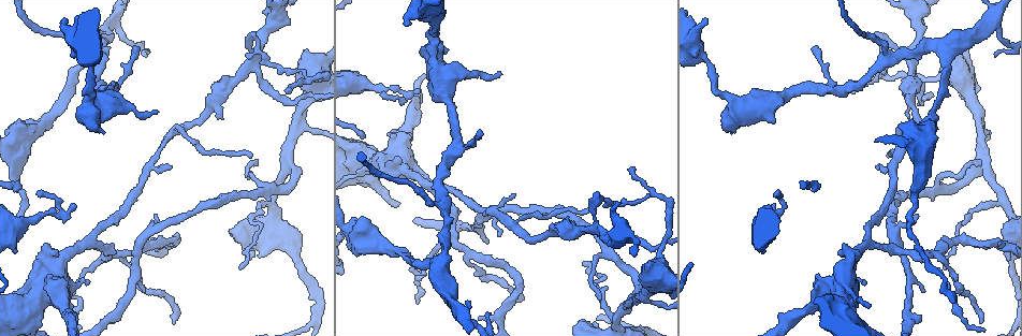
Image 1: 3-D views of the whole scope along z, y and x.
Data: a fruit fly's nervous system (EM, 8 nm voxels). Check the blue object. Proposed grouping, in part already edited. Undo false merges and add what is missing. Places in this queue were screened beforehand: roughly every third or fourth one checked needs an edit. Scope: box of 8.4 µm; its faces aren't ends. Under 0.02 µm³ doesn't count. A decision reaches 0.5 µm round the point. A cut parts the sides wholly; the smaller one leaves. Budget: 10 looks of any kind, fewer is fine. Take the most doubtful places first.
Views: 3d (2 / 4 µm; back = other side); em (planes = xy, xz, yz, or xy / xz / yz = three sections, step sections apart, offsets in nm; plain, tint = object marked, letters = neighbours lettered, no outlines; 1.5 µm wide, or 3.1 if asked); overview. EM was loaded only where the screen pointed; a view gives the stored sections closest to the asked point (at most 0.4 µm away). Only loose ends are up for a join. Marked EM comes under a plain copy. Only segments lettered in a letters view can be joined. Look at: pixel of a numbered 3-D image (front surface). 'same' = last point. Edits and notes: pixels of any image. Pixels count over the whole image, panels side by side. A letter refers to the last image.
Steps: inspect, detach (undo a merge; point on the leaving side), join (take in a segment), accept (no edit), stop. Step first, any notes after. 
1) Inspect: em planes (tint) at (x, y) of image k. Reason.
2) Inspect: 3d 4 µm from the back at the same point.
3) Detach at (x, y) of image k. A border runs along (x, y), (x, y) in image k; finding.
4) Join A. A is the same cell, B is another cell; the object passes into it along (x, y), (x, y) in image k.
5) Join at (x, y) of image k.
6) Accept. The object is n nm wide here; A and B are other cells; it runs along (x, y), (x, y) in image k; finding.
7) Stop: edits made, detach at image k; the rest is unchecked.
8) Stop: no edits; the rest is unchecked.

Inspect: em planes (letters) at (104, 132) of image 1. Branch stops here.

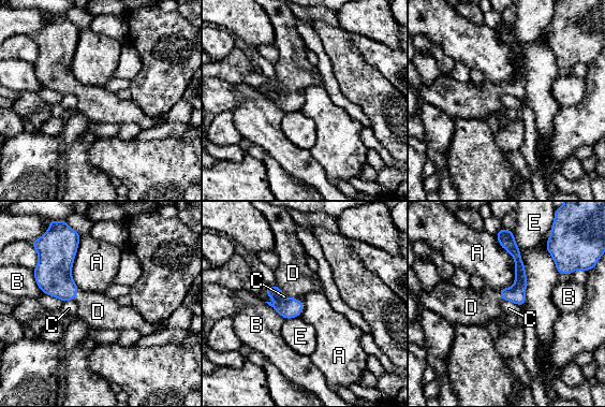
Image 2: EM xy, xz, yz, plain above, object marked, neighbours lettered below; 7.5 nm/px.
Join D. D is the same cell, A, B, C and E are other cells; the object passes into it along (289, 308), (295, 299), (293, 275) in image 2; it goes on there.

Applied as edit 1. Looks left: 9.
Inspect: 3d 4 µm at (599, 202) of image 1.

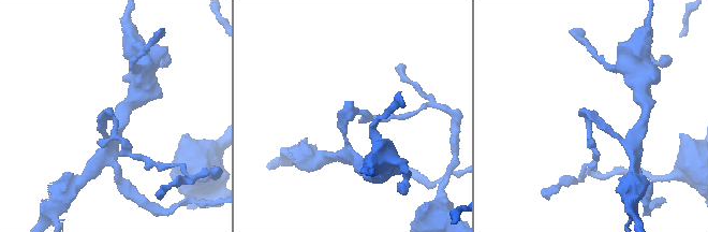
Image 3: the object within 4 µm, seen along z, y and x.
Inspect: em yz step 4 (tint) at (349, 113) of image 3.

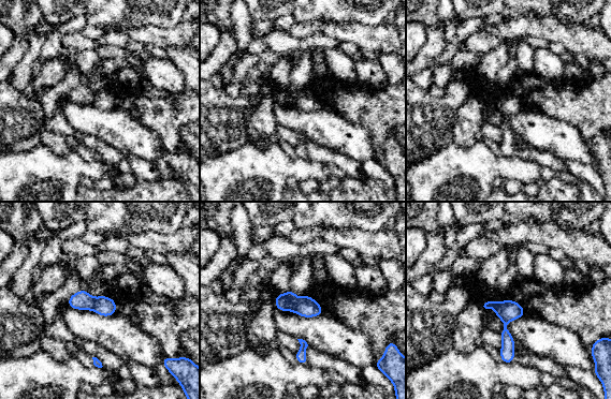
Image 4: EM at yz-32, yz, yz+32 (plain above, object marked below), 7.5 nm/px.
Inspect: em planes (letters) at the same point.

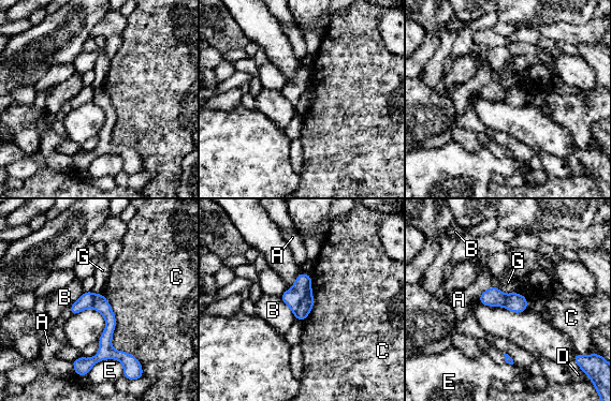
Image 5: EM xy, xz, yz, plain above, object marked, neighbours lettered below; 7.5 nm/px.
Detach at (302, 286) of image 5. A, B, C, D, E and G are other cells; a border runs along (310, 291), (301, 300), (294, 314) in image 5; two neurons meet here.

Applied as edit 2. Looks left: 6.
Inspect: overview.

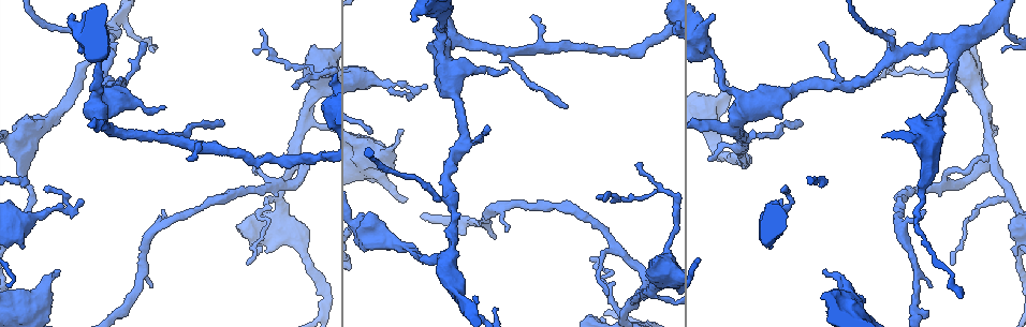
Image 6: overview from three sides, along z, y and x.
Inspect: 3d 2 µm at (566, 108) of image 6. Thin end.

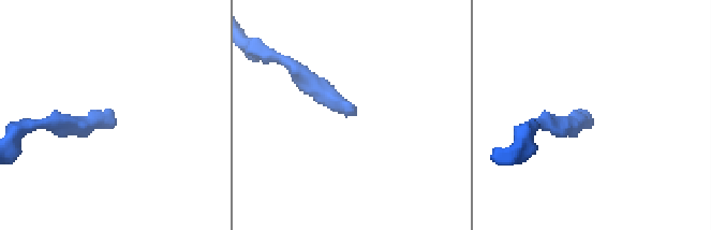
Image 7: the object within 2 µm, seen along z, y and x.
Inspect: em planes (letters) at (590, 119) of image 7. Shape alone is not enough.

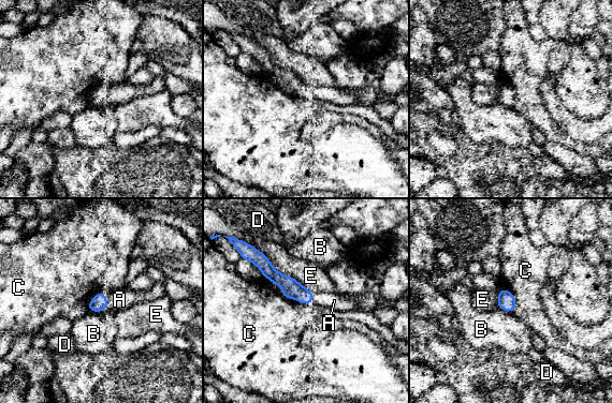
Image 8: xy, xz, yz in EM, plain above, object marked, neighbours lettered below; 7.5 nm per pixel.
Join A. The object is 120 nm wide here; A is the same cell, B, C, D and E are other cells; the neuron continues.

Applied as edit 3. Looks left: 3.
Inspect: 3d 4 µm at (151, 51) of image 6.

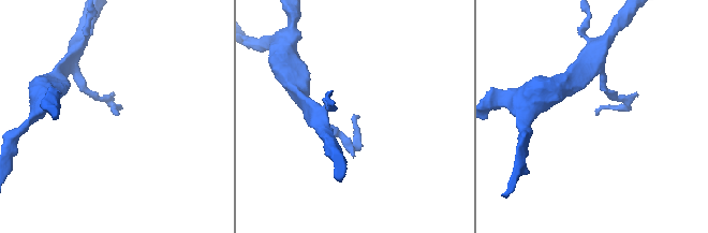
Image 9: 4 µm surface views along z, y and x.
Inspect: em planes (letters) at (115, 115) of image 9. Need the tissue.

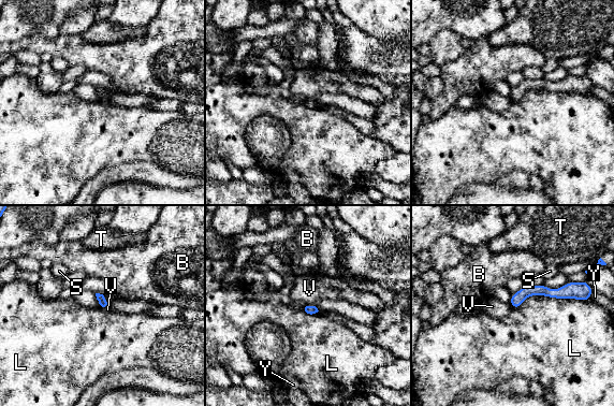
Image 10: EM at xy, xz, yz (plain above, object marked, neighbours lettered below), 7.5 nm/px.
Accept. The longest contact is with L, 550 nm; B, L, S, T, V and Y are other cells; it runs along (576, 292), (526, 290), (513, 303) in image 10; no lettered segment goes on from it.

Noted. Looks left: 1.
Stop: edits made, join at image 2, detach at image 5, join at image 8; the rest is unchecked.

